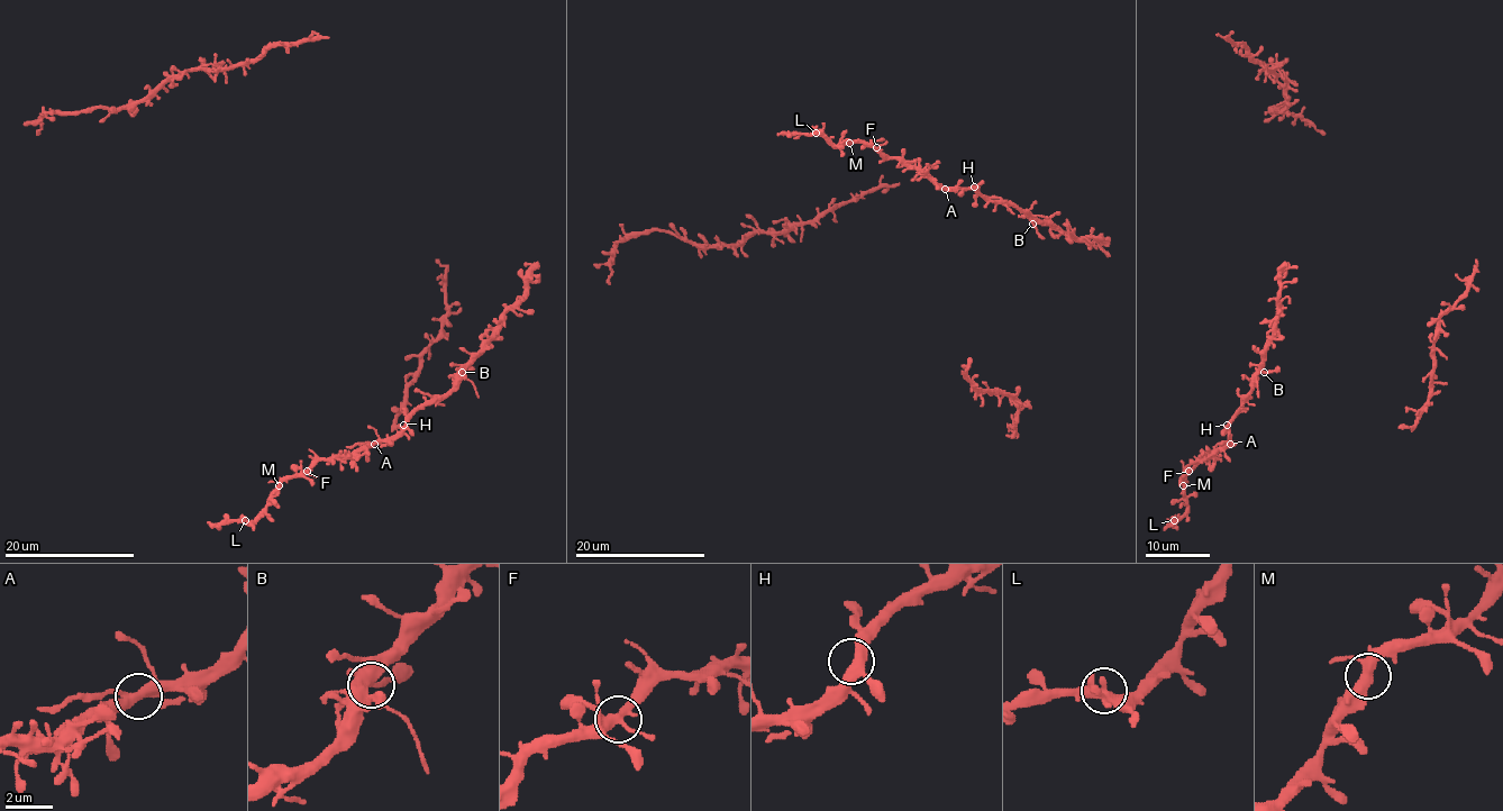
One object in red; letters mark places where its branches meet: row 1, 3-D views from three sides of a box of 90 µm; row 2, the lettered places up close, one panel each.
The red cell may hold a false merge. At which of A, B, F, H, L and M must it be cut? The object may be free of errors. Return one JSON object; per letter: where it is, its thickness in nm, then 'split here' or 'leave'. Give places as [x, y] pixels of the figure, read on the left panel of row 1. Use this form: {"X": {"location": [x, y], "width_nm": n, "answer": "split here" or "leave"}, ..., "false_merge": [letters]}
{"A": {"location": [374, 444], "width_nm": 360, "answer": "split here"}, "B": {"location": [462, 372], "width_nm": 320, "answer": "leave"}, "F": {"location": [307, 471], "width_nm": 360, "answer": "leave"}, "H": {"location": [403, 425], "width_nm": 360, "answer": "leave"}, "L": {"location": [245, 520], "width_nm": 360, "answer": "leave"}, "M": {"location": [279, 485], "width_nm": 360, "answer": "leave"}, "false_merge": ["A"]}

